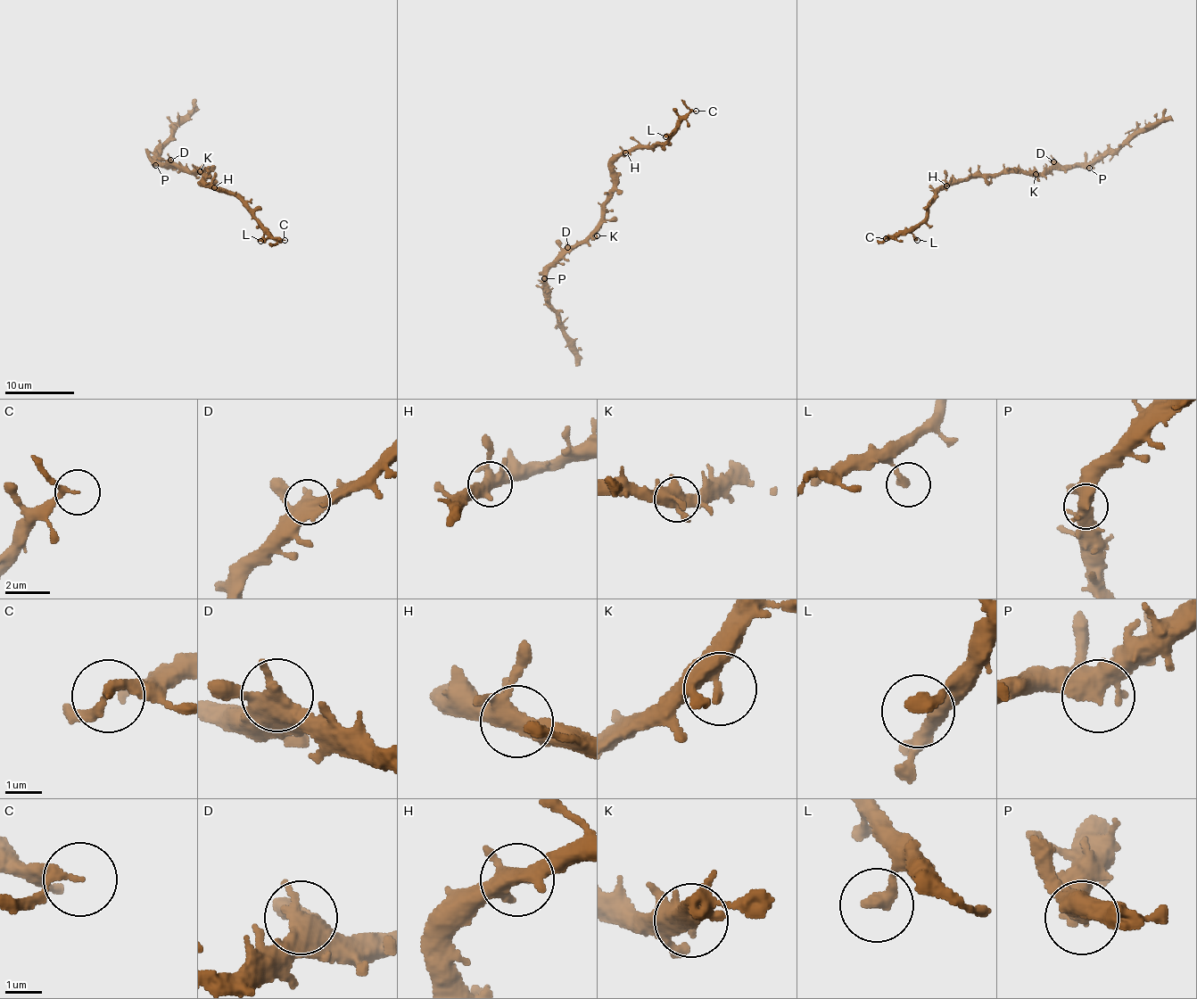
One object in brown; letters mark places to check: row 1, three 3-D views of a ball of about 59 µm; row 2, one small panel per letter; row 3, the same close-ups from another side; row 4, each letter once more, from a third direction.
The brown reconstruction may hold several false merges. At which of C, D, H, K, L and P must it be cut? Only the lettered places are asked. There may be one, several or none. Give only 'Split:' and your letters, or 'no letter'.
Split: no letter

